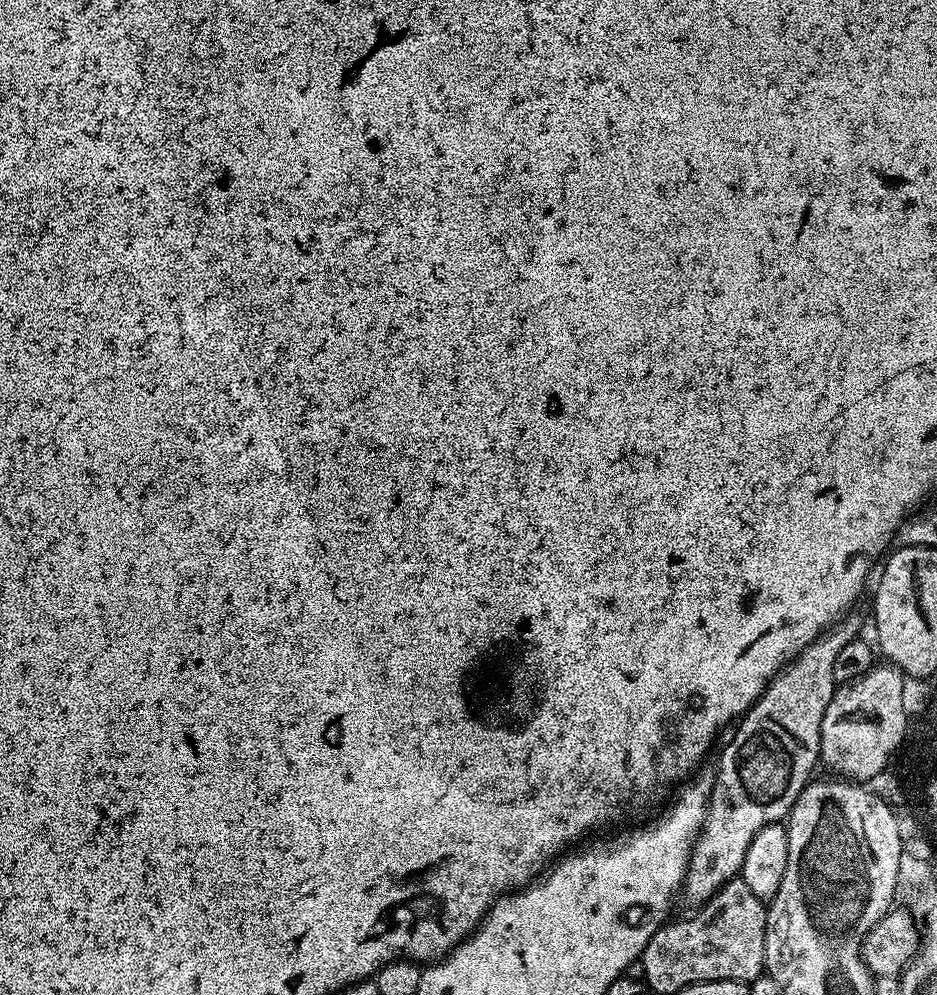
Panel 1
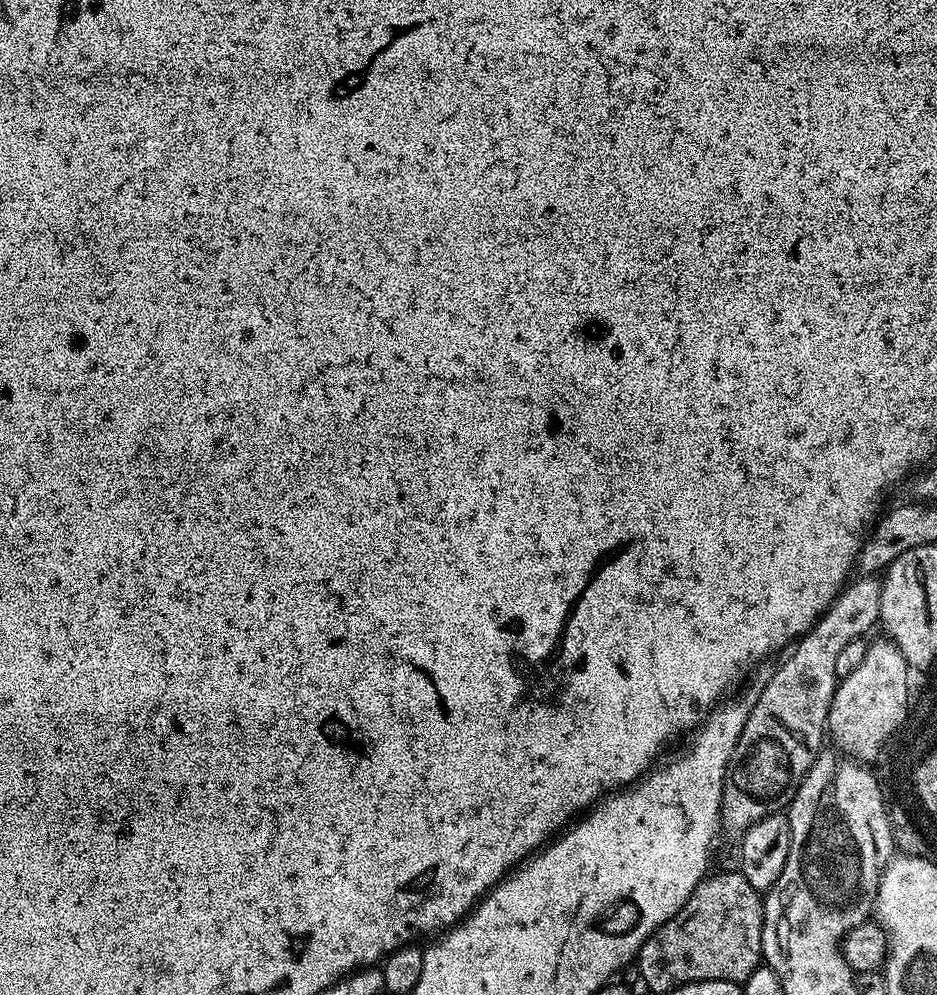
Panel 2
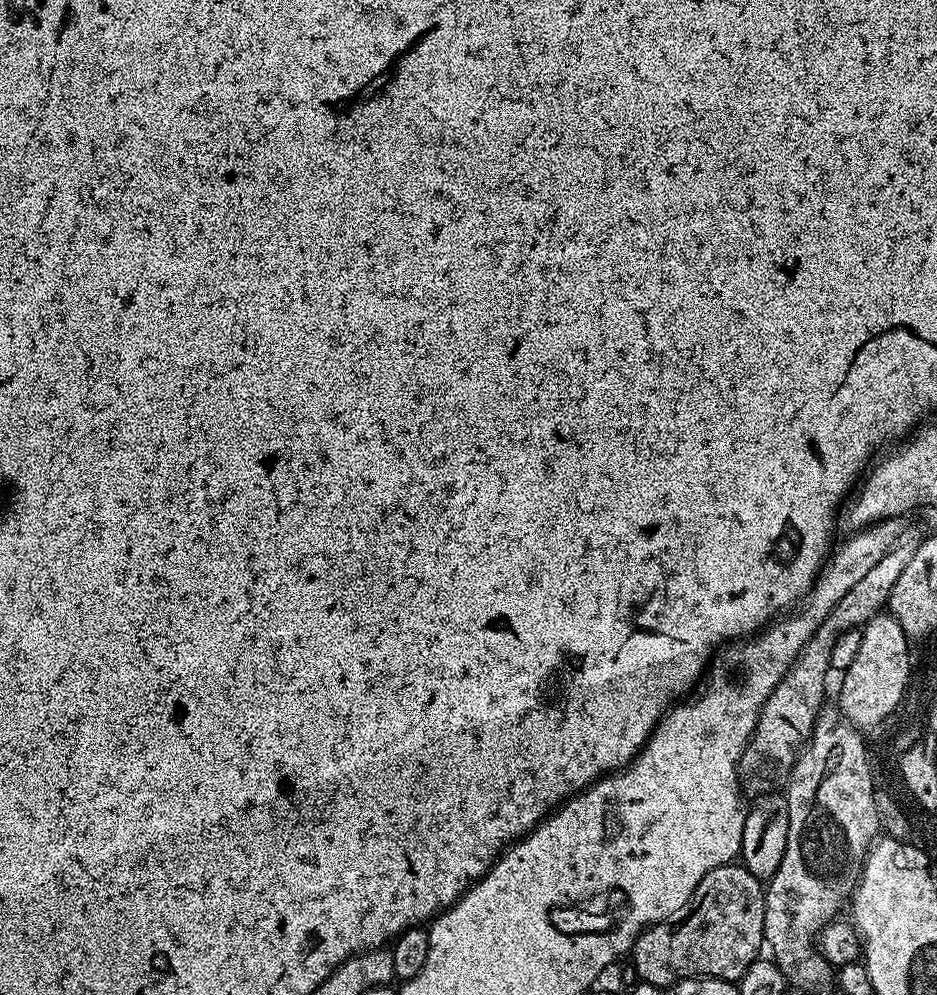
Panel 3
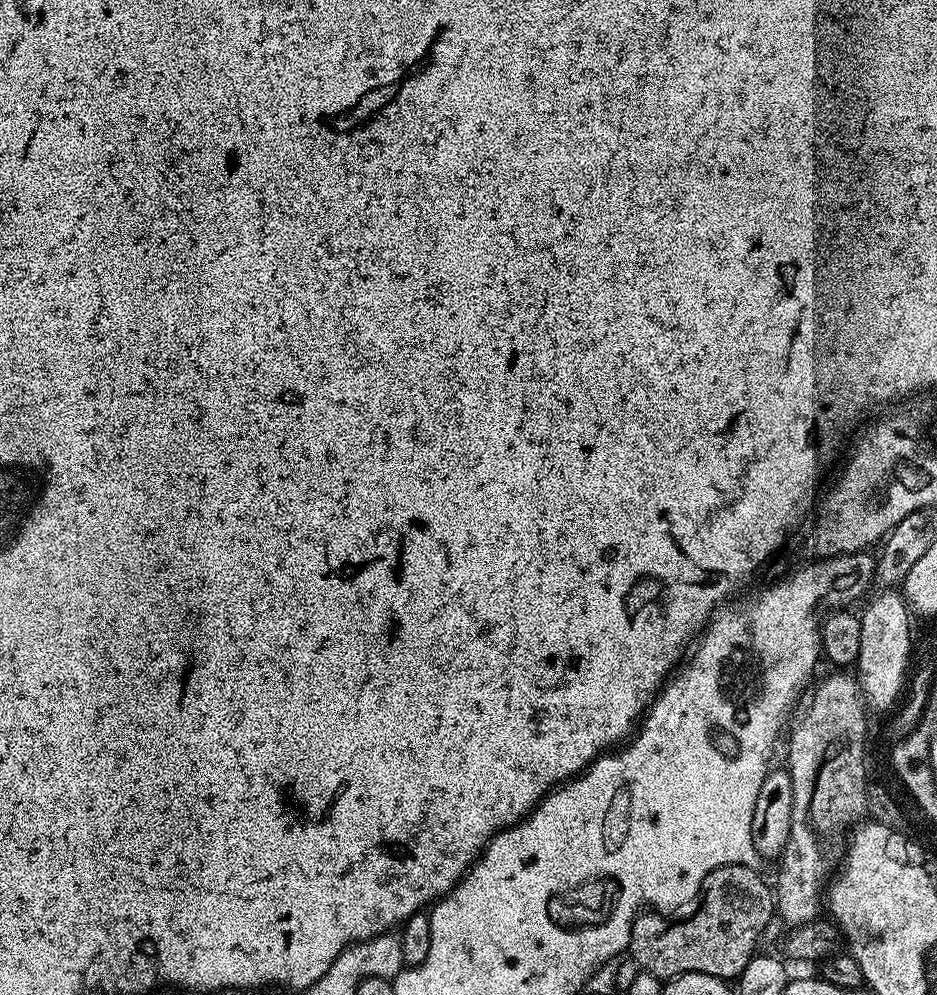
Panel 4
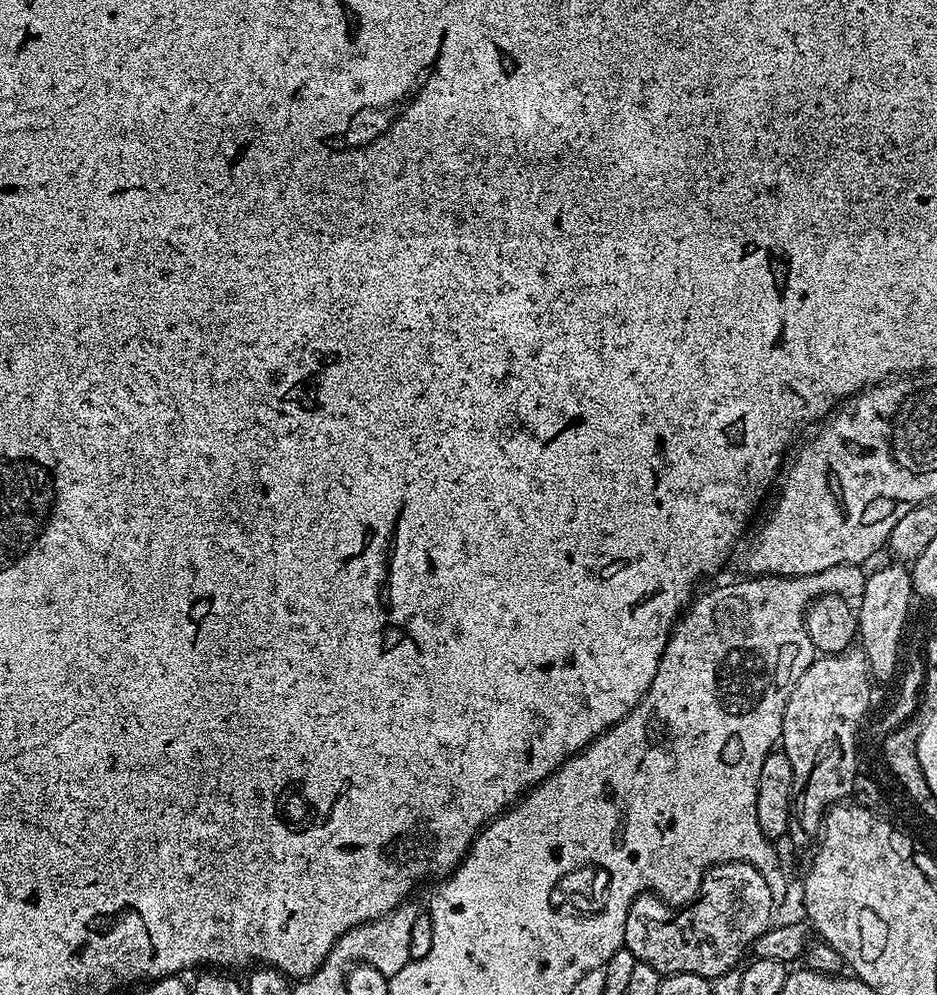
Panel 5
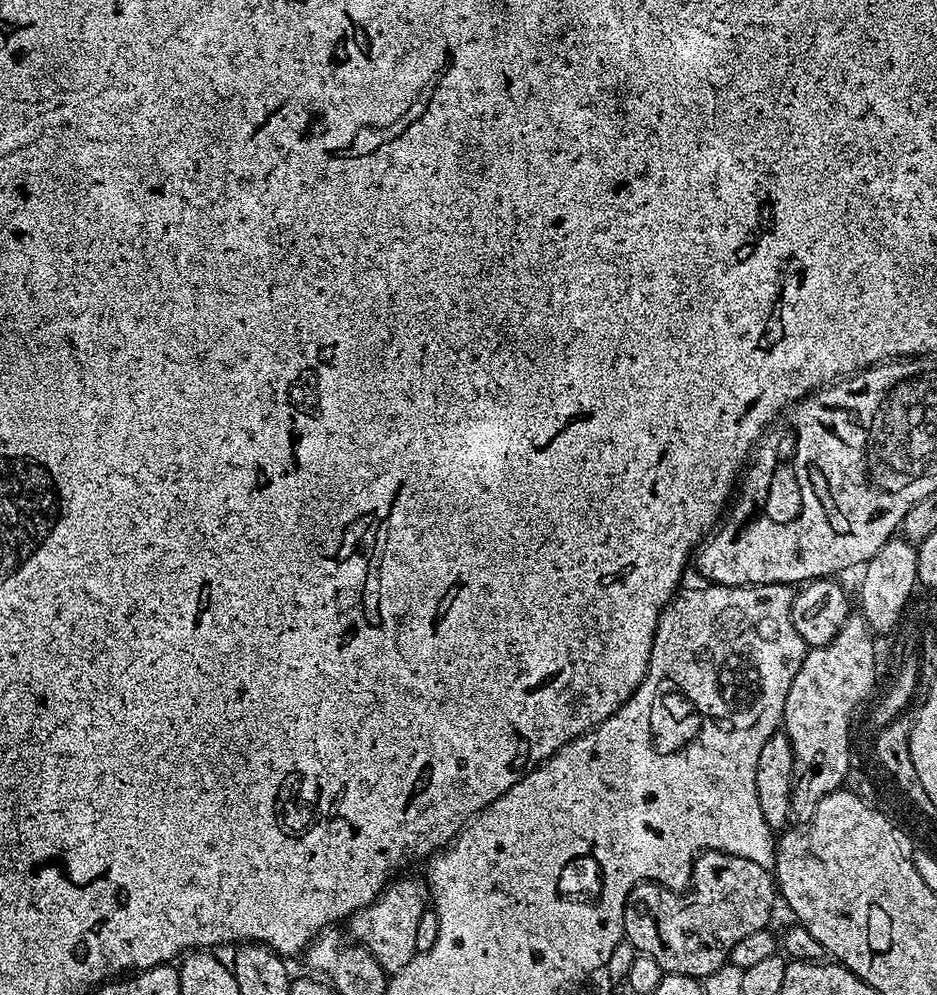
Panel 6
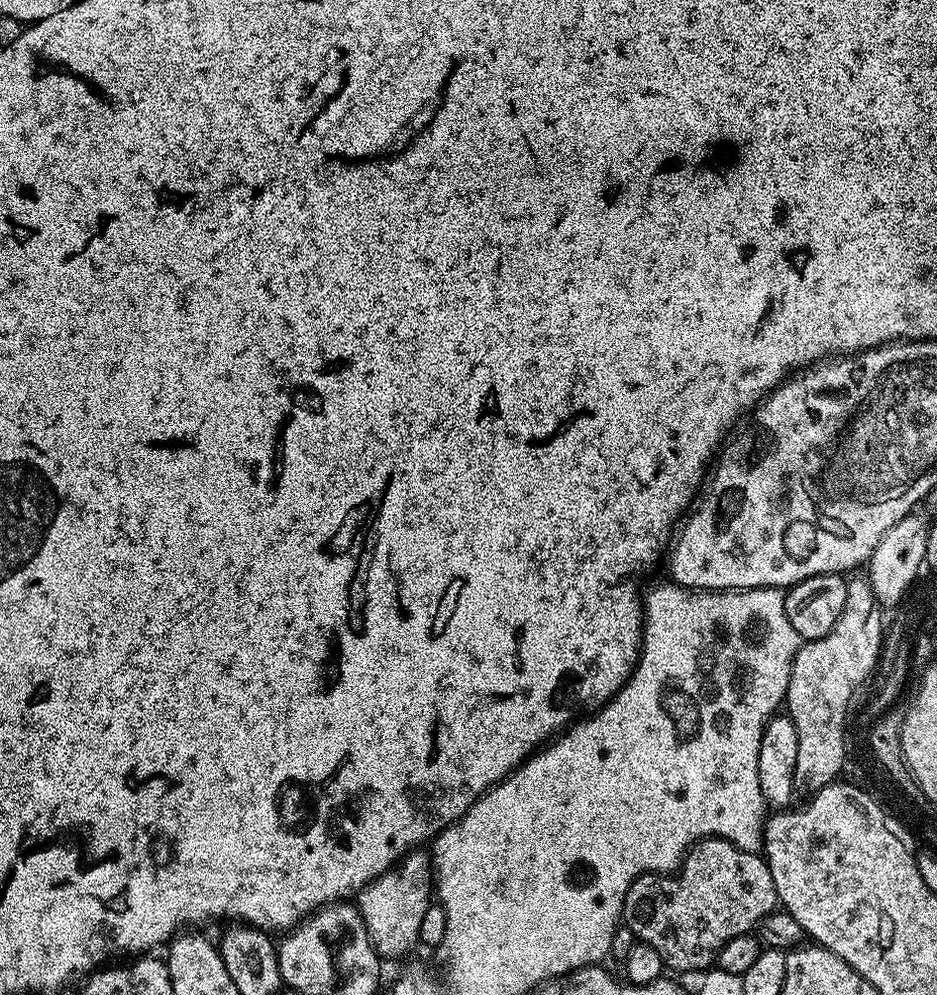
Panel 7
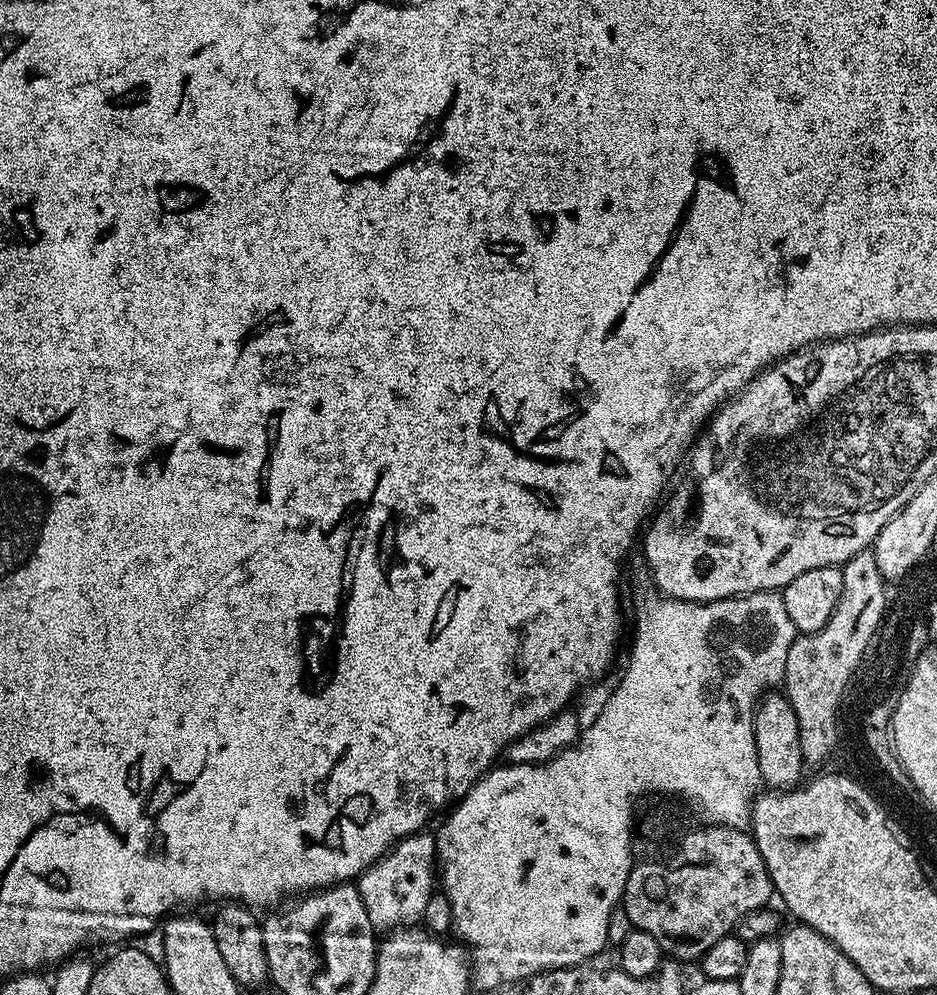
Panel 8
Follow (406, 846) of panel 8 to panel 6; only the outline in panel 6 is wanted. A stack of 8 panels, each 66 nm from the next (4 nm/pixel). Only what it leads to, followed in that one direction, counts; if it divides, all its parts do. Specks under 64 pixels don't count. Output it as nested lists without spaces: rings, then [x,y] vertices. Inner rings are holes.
[[[407,876],[393,879],[384,889],[379,900],[358,910],[346,921],[349,932],[347,935],[369,949],[375,960],[389,974],[402,970],[406,962],[410,962],[418,955],[414,946],[418,922],[422,919],[422,914],[426,911],[426,905],[430,900],[427,883],[423,879],[415,880],[414,877]]]

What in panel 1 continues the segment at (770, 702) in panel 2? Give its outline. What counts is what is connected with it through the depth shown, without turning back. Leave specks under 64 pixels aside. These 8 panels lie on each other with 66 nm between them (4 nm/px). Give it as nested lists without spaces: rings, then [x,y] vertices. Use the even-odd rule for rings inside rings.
[[[849,614],[831,630],[801,650],[783,670],[776,673],[767,690],[752,703],[742,719],[735,725],[732,741],[720,754],[720,766],[714,771],[712,796],[708,799],[708,812],[704,815],[704,828],[692,845],[692,856],[688,859],[688,870],[684,878],[682,896],[692,906],[703,905],[726,881],[737,879],[746,850],[754,842],[754,834],[771,824],[781,823],[792,811],[794,802],[802,790],[813,779],[812,771],[818,768],[820,758],[820,735],[822,718],[826,718],[826,706],[836,693],[838,682],[834,678],[834,662],[846,646],[846,642],[861,635],[860,620],[856,614]]]

